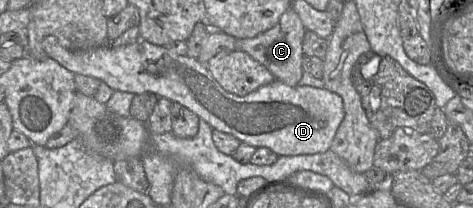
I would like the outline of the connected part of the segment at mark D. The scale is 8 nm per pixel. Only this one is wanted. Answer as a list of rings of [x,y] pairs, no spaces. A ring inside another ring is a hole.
[[[141,39],[121,47],[104,45],[89,50],[68,50],[59,43],[46,43],[44,50],[48,57],[75,74],[97,78],[114,91],[129,92],[134,95],[148,92],[177,102],[195,113],[213,129],[231,134],[242,143],[255,148],[269,148],[278,156],[317,154],[328,151],[345,116],[343,100],[340,95],[326,88],[289,86],[275,79],[245,96],[237,96],[224,90],[215,81],[206,65],[197,59],[176,55],[170,52],[167,47],[154,45]]]

